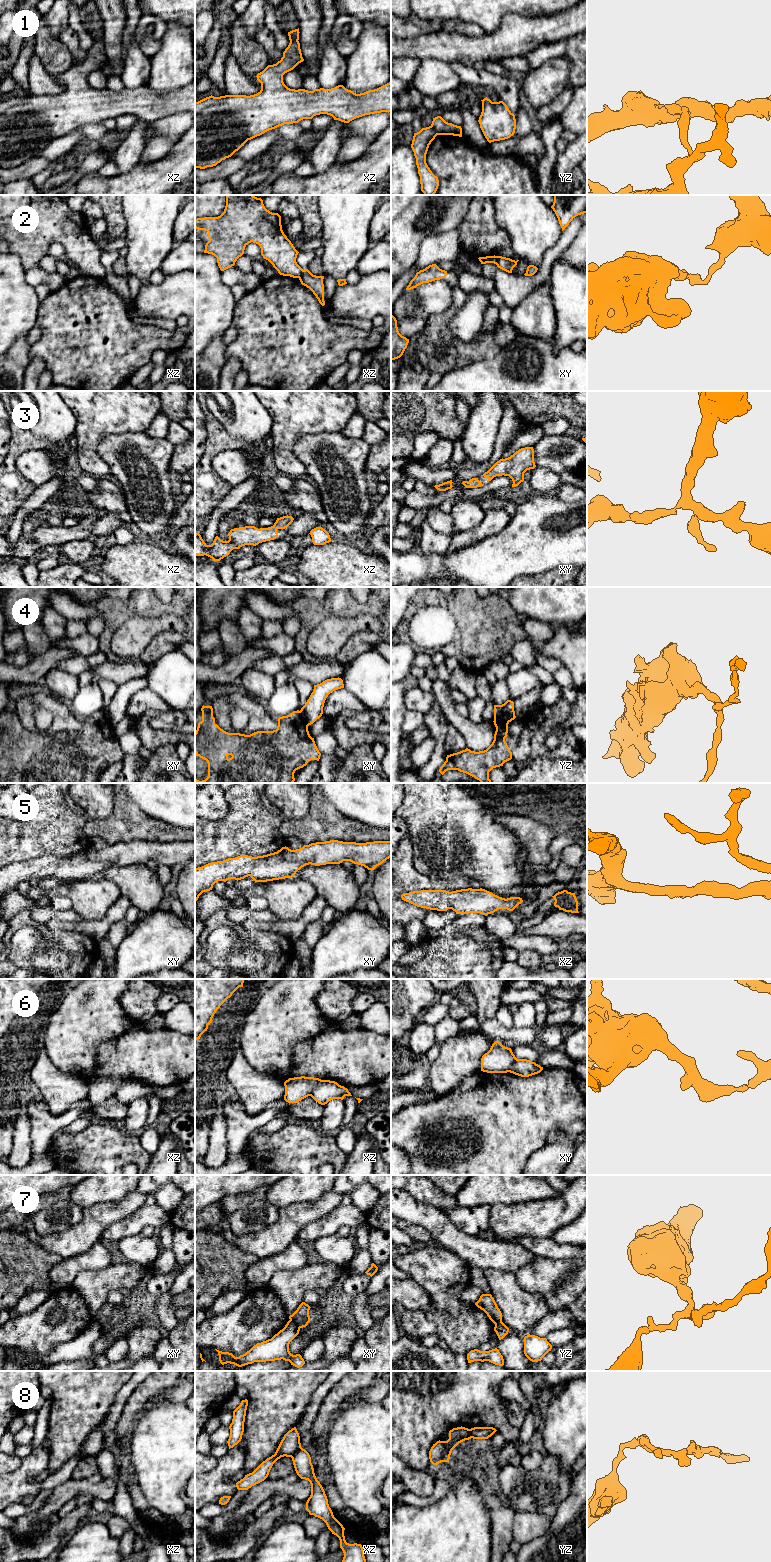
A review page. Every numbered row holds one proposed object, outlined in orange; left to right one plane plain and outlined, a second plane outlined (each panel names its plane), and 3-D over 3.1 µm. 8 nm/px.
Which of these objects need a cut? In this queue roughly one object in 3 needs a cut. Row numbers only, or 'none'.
1, 2, 4, 6, 7, 8

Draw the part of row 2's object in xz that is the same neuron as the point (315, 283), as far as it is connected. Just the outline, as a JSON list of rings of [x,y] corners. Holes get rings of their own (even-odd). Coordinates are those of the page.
[[[308,269],[303,270],[299,277],[301,284],[313,292],[322,306],[325,305],[323,279],[324,276],[313,275]]]

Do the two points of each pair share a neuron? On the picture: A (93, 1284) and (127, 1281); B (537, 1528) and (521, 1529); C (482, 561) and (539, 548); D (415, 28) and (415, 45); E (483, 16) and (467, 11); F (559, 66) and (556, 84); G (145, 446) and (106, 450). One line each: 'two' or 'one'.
A: one
B: one
C: one
D: two
E: one
F: one
G: one

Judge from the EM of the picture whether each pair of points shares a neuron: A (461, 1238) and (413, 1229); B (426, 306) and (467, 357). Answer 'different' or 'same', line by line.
A: different
B: different

